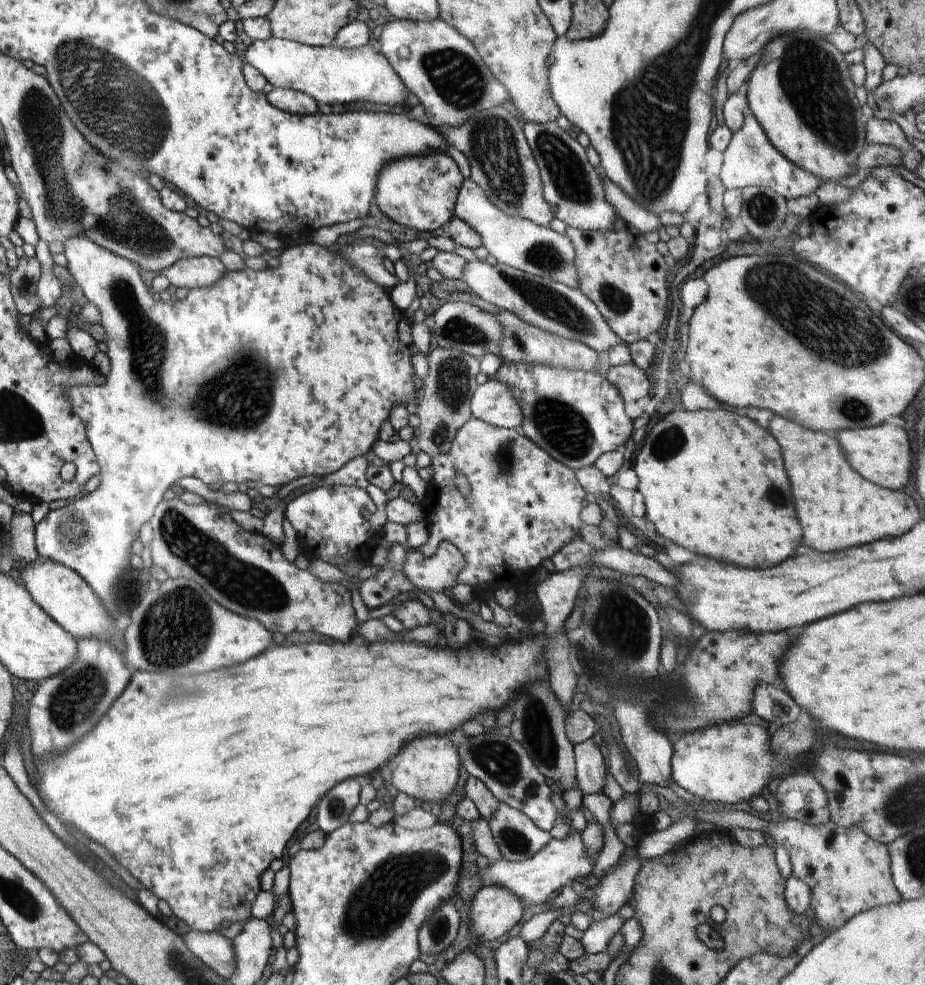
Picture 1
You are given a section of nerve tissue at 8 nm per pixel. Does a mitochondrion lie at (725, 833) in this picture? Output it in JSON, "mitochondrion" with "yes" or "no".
{"mitochondrion":"no"}

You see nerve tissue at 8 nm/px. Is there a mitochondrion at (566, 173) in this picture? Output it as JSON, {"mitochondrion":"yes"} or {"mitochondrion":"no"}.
{"mitochondrion":"yes"}

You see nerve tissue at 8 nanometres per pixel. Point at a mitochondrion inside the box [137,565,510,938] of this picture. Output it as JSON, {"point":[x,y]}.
{"point":[336,807]}

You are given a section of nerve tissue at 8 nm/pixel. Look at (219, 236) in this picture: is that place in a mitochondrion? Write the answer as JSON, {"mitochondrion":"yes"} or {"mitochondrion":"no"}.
{"mitochondrion":"no"}

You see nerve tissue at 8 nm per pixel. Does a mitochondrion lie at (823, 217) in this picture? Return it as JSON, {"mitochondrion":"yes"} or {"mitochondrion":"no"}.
{"mitochondrion":"no"}

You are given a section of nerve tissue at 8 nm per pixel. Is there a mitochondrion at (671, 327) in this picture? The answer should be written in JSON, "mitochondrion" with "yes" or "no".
{"mitochondrion":"no"}

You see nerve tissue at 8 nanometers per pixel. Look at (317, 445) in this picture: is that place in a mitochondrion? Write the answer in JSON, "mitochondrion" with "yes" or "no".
{"mitochondrion":"no"}

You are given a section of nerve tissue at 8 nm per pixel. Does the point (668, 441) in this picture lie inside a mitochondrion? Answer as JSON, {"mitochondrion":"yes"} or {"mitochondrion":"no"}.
{"mitochondrion":"yes"}

